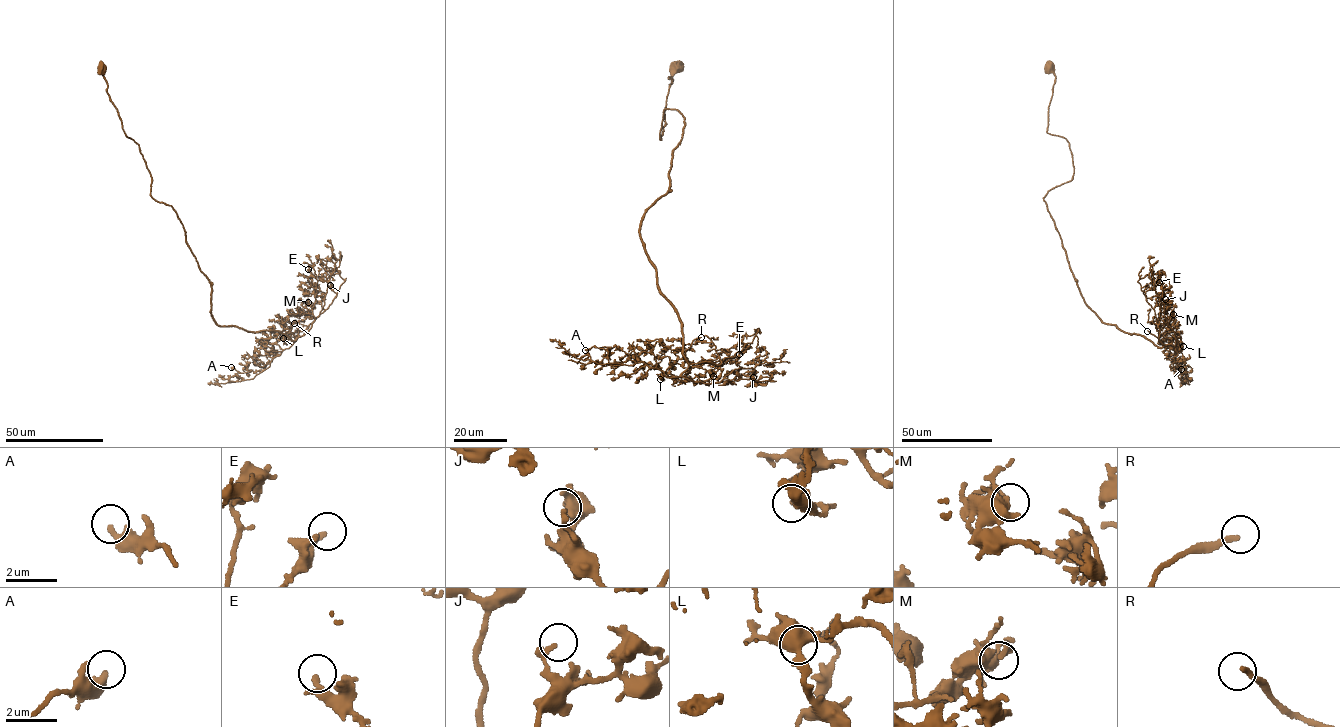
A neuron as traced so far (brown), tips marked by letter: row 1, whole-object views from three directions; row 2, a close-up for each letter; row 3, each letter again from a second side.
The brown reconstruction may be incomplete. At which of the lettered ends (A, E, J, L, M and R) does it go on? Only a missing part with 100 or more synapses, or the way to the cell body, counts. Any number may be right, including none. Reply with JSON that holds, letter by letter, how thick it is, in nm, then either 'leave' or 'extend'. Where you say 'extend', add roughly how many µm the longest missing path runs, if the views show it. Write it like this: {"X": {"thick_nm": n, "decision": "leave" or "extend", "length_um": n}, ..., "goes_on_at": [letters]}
{"A": {"thick_nm": 320, "decision": "leave"}, "E": {"thick_nm": 160, "decision": "leave"}, "J": {"thick_nm": 200, "decision": "leave"}, "L": {"thick_nm": 90, "decision": "leave"}, "M": {"thick_nm": 180, "decision": "leave"}, "R": {"thick_nm": 200, "decision": "extend", "length_um": 35}, "goes_on_at": ["R"]}

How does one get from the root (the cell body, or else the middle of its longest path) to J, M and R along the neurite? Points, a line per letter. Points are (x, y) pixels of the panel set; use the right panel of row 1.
J: (1049, 68), (1047, 132), (1074, 171), (1043, 198), (1081, 295), (1161, 347), (1175, 342), (1165, 299)
M: (1049, 68), (1047, 132), (1074, 171), (1043, 198), (1081, 295), (1160, 347), (1173, 314)
R: (1049, 68), (1047, 132), (1067, 141), (1074, 171), (1043, 199), (1085, 303), (1104, 322), (1161, 347), (1147, 331)

